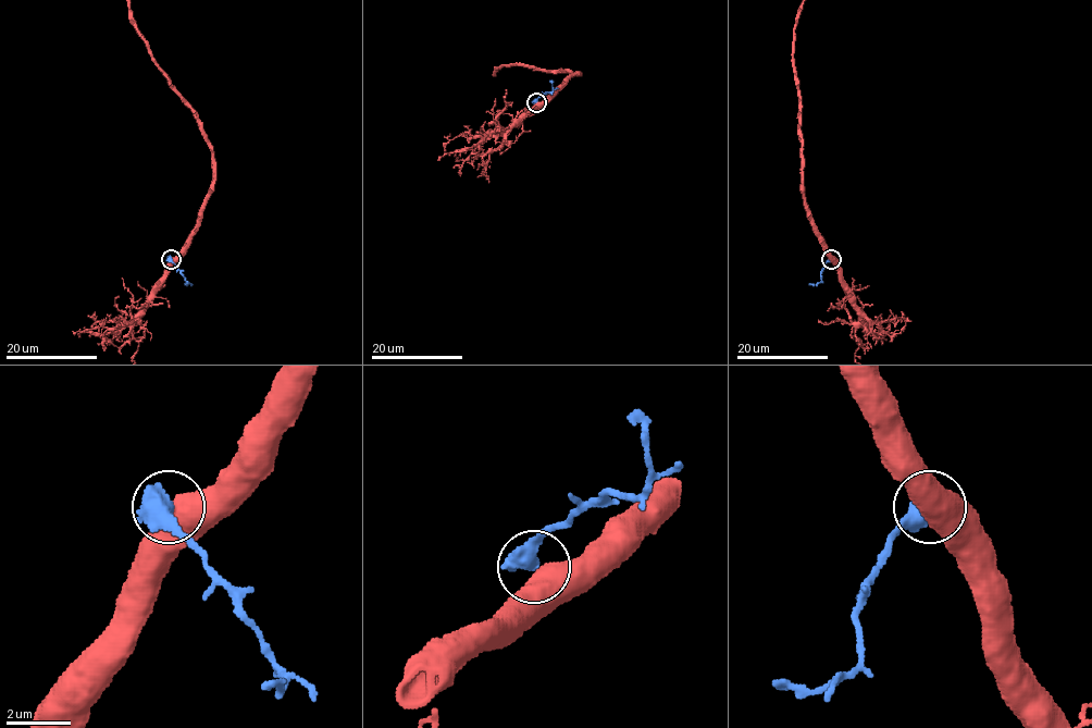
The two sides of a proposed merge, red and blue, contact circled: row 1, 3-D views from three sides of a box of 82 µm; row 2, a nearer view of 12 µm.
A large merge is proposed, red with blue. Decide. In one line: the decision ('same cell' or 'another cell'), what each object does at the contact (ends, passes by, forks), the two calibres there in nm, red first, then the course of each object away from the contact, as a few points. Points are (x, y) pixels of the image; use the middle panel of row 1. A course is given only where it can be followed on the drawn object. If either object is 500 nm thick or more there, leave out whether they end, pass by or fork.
another cell; calibres 700 and 700 nm; course blue (536, 102), (551, 90), (549, 81)

